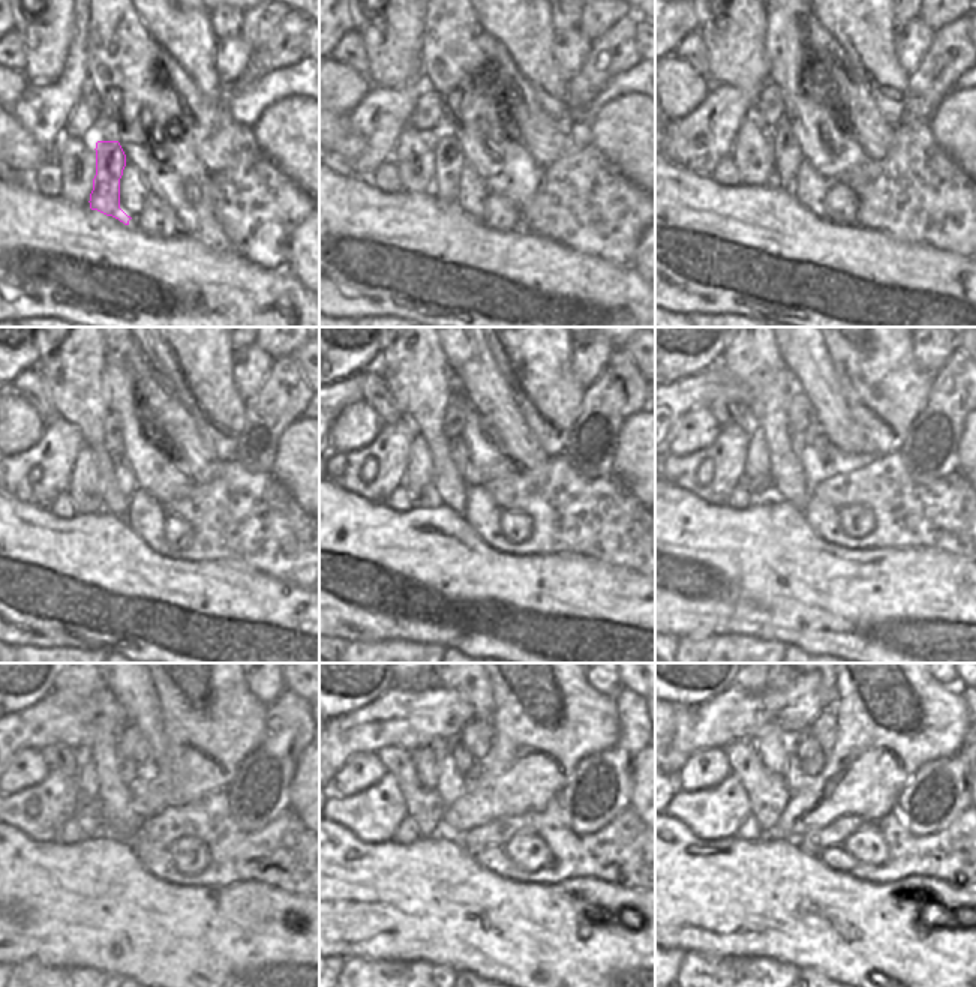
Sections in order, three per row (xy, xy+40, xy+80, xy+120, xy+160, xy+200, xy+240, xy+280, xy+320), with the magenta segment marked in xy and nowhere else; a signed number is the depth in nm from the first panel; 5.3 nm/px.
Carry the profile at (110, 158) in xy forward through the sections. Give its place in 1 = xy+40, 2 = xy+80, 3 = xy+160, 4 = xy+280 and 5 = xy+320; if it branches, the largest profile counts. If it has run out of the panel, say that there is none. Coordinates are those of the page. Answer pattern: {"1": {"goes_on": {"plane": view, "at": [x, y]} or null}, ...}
{"1": {"goes_on": {"plane": "xy+40", "at": [449, 158]}}, "2": {"goes_on": {"plane": "xy+80", "at": [787, 156]}}, "3": {"goes_on": {"plane": "xy+160", "at": [458, 449]}}, "4": {"goes_on": {"plane": "xy+280", "at": [464, 761]}}, "5": {"goes_on": {"plane": "xy+320", "at": [805, 746]}}}

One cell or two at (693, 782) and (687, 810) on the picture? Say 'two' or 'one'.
two

